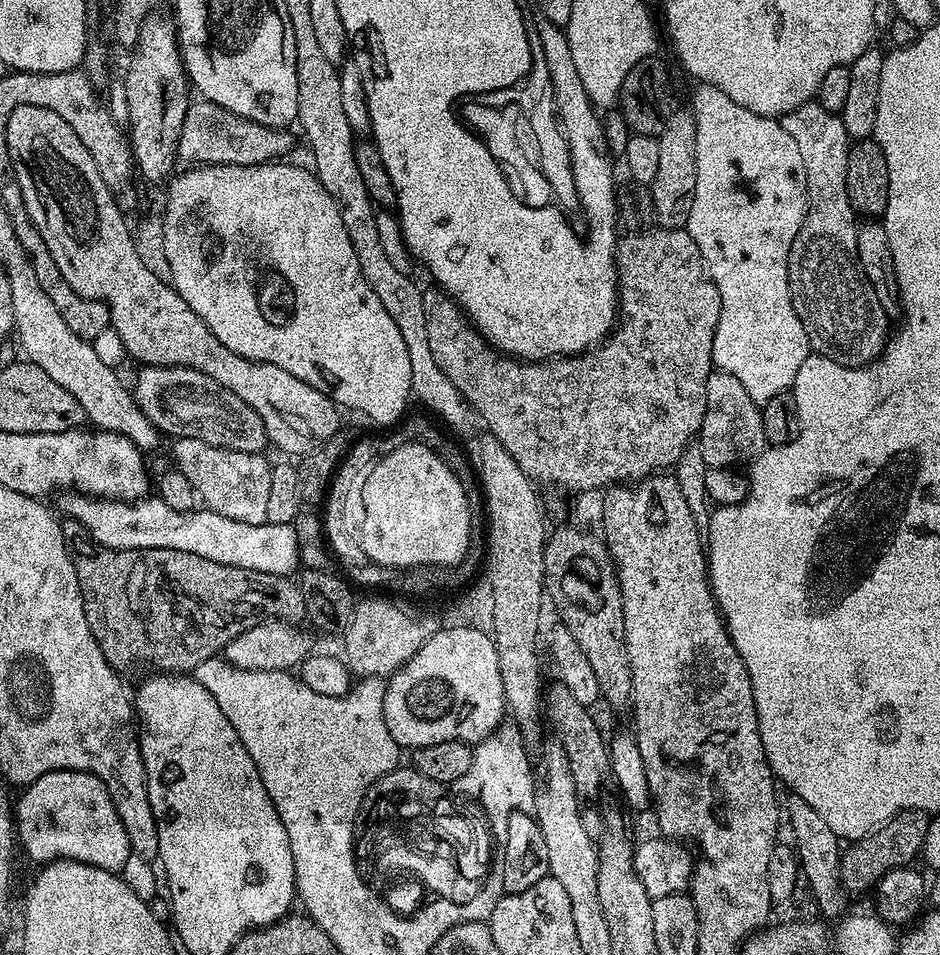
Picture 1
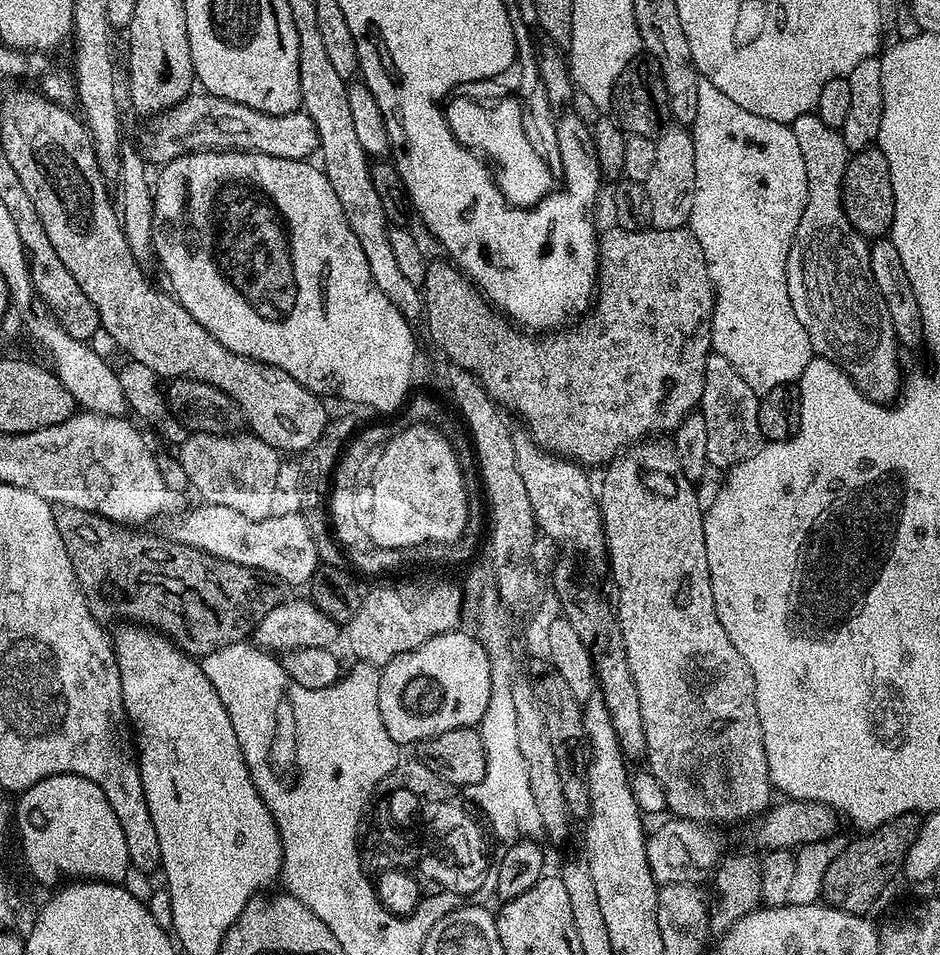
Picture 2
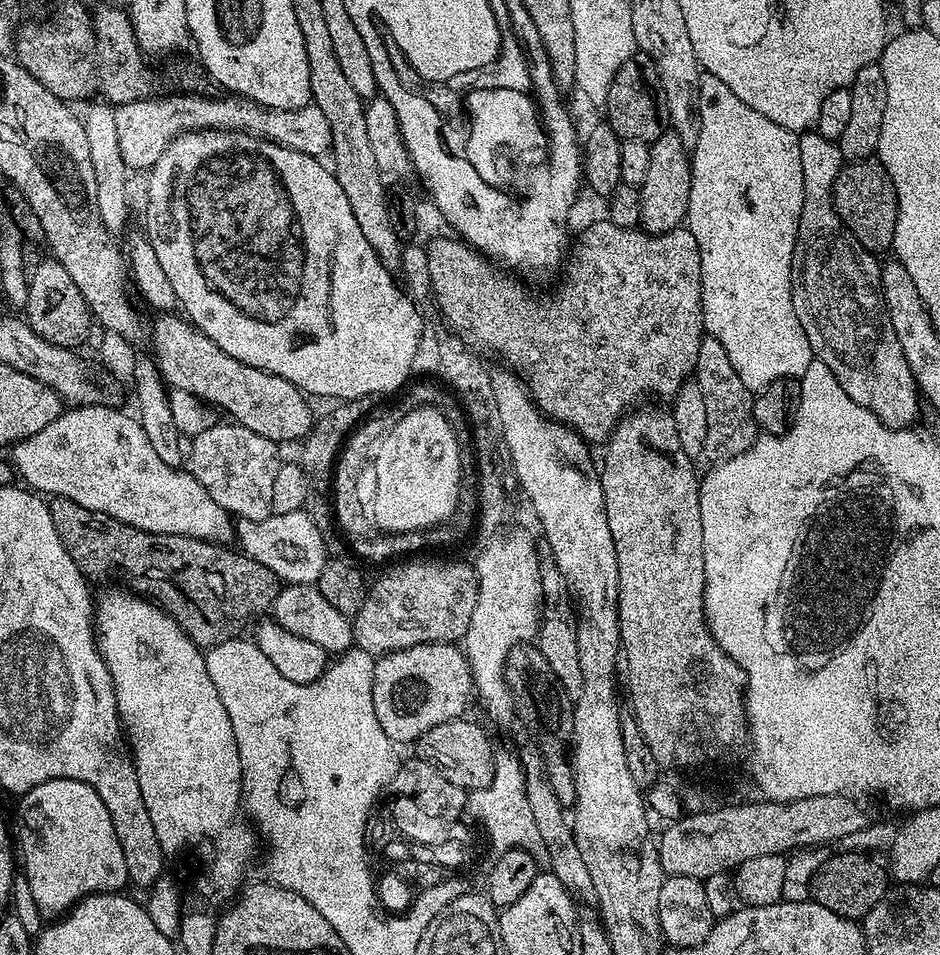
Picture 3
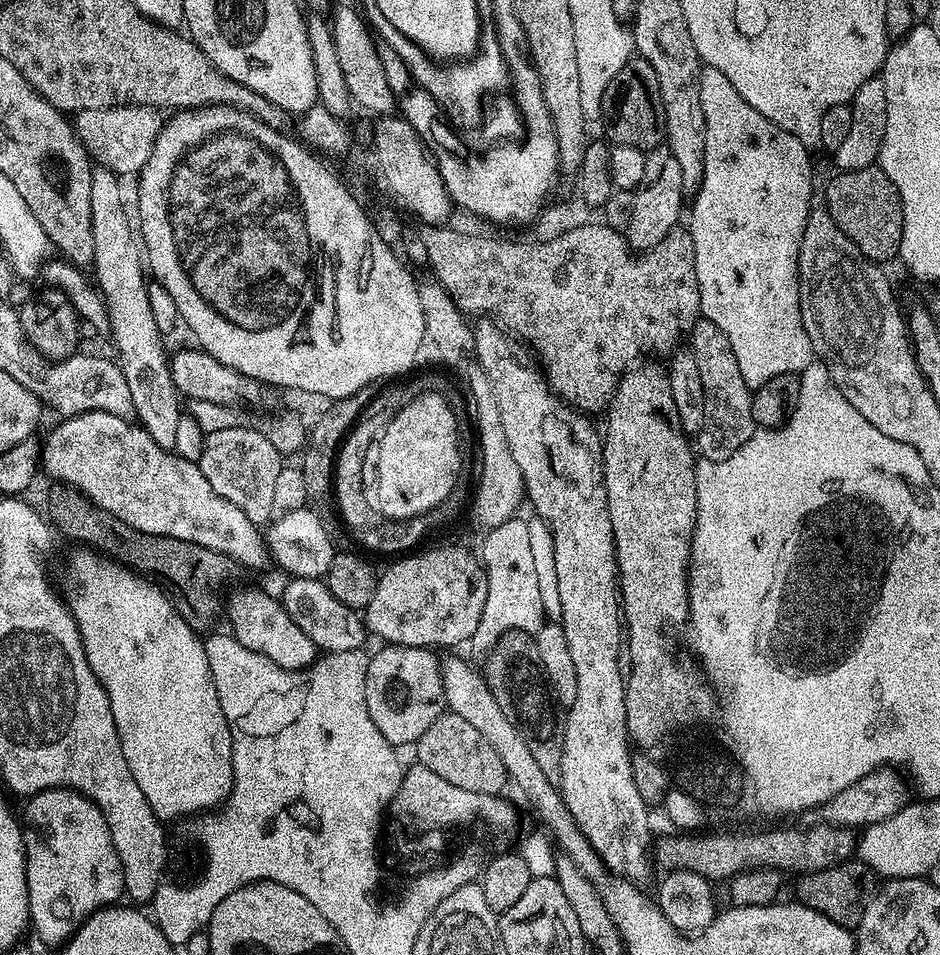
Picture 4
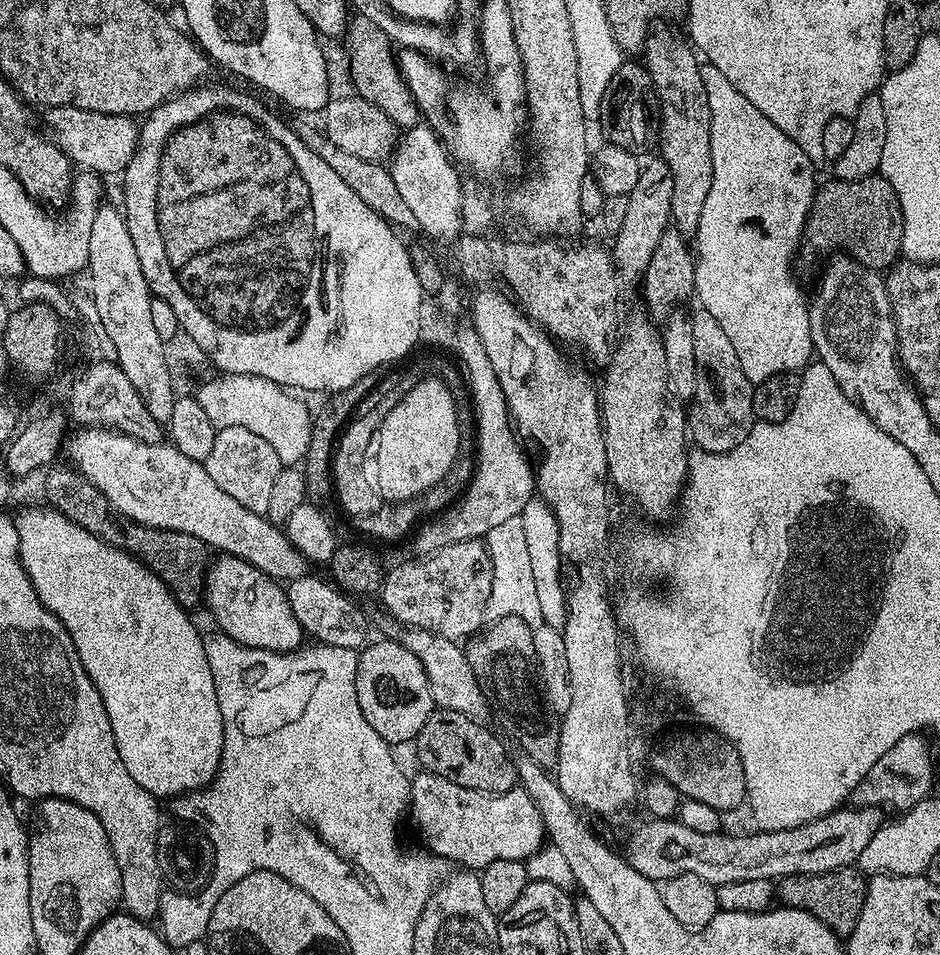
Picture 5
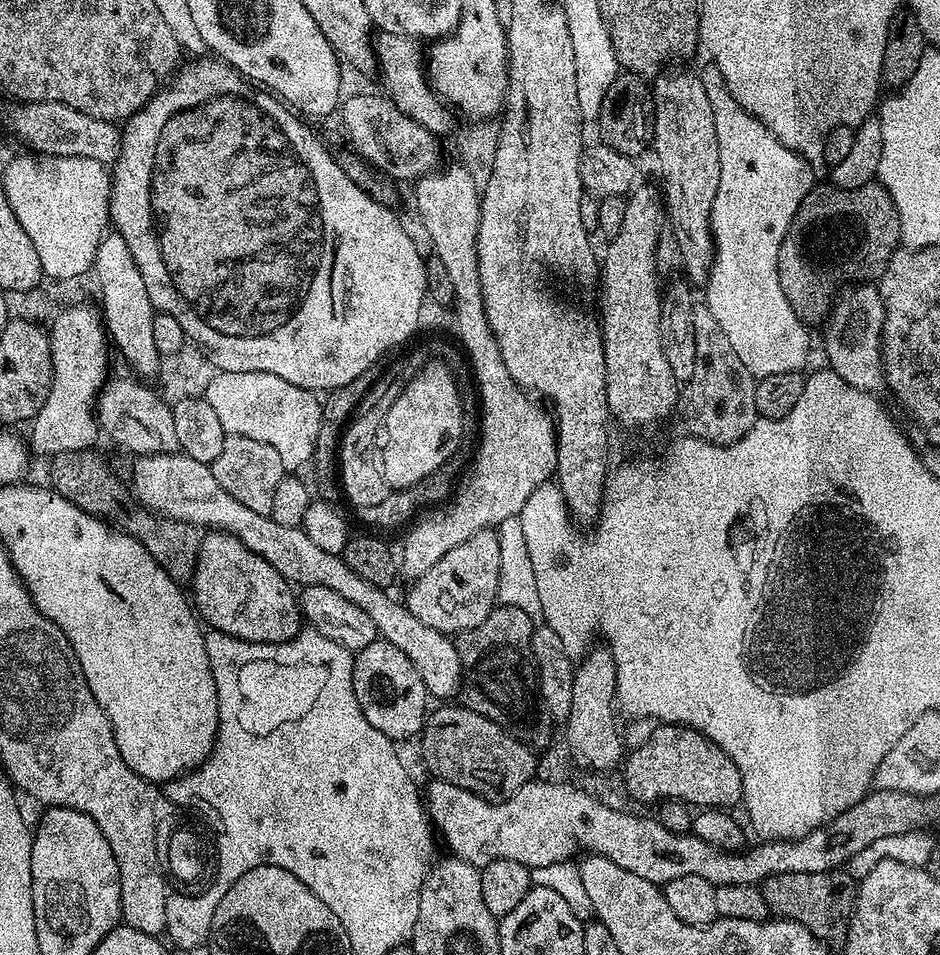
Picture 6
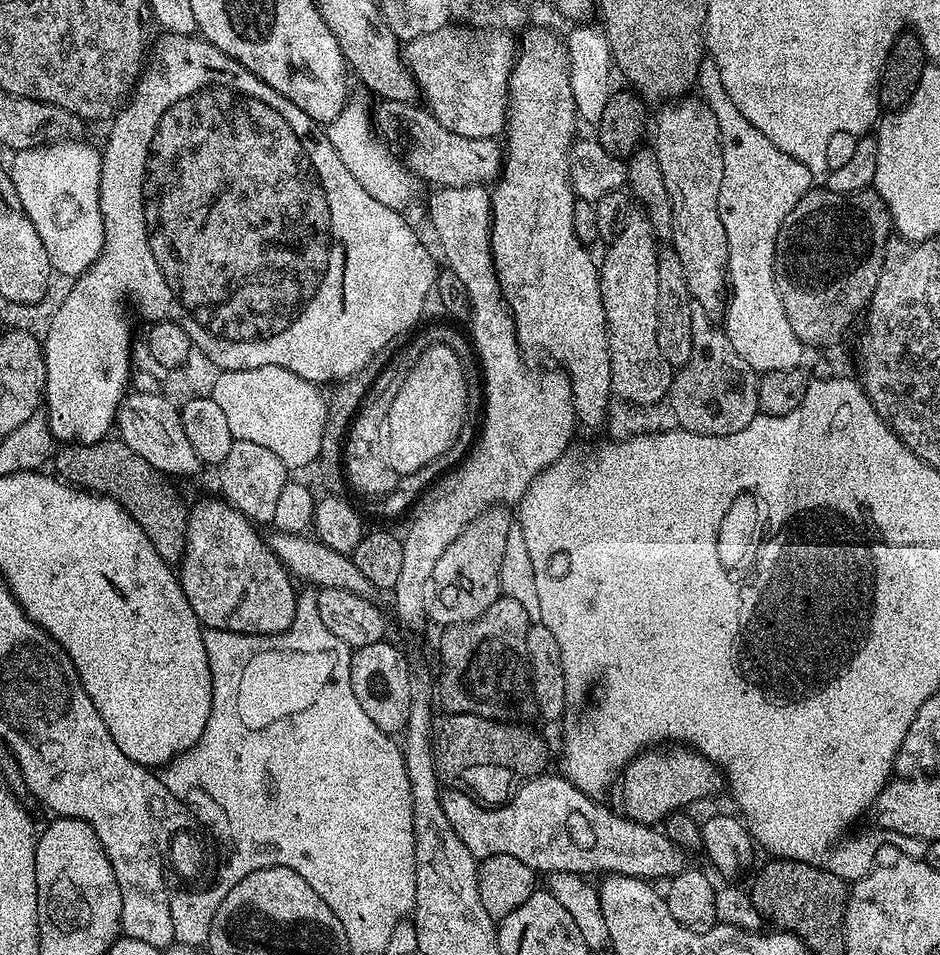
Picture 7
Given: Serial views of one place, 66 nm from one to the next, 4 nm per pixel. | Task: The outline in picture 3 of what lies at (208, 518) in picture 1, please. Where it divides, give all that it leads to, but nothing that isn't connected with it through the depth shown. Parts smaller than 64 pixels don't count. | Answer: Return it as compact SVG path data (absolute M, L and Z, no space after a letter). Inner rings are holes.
M291 512L267 516L264 520L237 519L234 524L234 540L239 551L245 556L262 562L284 584L315 584L322 566L329 559L318 534L318 526L309 518L307 512Z

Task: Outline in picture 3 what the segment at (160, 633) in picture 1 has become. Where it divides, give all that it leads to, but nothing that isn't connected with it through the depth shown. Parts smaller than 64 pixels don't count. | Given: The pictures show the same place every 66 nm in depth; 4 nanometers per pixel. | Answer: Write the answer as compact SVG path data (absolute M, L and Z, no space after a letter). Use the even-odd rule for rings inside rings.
M65 496L51 497L50 507L54 518L54 530L58 530L62 546L66 546L70 558L74 558L74 562L89 581L95 582L99 576L113 576L116 579L113 581L119 582L125 589L159 604L202 650L237 639L243 633L240 631L248 623L251 625L271 609L277 594L280 593L282 584L276 579L276 575L266 566L262 566L262 562L254 562L254 558L245 556L235 547L210 540L199 540L193 536L143 532L131 528L129 524L124 524L113 516L86 510L86 506L78 506L78 502Z

